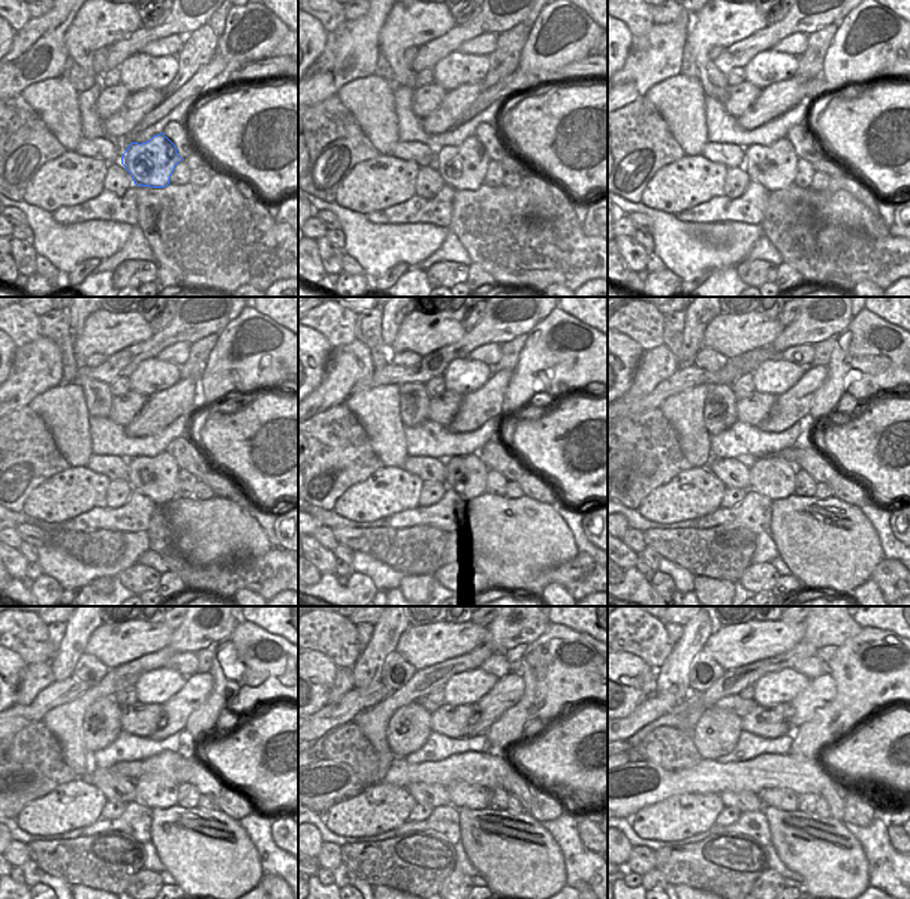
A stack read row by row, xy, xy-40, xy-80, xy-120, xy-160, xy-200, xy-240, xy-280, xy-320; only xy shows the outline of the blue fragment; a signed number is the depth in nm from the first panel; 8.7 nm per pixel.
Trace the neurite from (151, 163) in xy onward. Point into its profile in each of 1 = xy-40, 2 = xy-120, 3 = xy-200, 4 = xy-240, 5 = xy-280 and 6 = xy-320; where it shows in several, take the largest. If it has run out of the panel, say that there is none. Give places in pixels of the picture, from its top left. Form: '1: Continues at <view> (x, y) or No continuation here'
1: Continues at xy-40 (463, 167)
2: Continues at xy-120 (156, 477)
3: Continues at xy-200 (773, 477)
4: Continues at xy-240 (156, 791)
5: Continues at xy-280 (461, 794)
6: Continues at xy-320 (786, 800)

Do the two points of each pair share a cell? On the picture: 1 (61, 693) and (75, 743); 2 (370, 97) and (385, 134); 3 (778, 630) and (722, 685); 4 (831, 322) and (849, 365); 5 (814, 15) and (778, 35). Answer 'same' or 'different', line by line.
1: different
2: same
3: different
4: different
5: same

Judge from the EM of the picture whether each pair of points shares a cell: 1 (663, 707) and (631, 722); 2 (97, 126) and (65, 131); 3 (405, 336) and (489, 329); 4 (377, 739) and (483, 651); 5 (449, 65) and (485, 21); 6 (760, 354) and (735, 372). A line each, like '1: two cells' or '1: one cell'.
1: one cell
2: two cells
3: two cells
4: one cell
5: two cells
6: one cell

